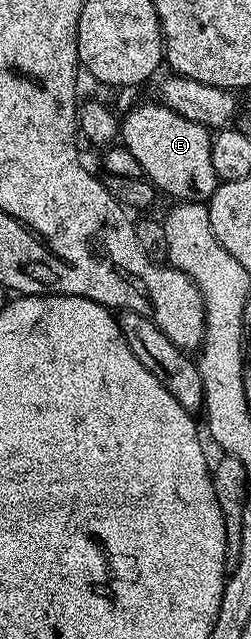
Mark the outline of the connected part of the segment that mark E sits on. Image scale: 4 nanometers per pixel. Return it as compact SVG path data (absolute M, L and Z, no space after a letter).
M160 101L145 102L129 110L119 122L120 141L139 160L142 175L148 178L162 195L170 194L173 200L182 202L205 202L219 184L215 167L211 164L210 131L179 116Z

